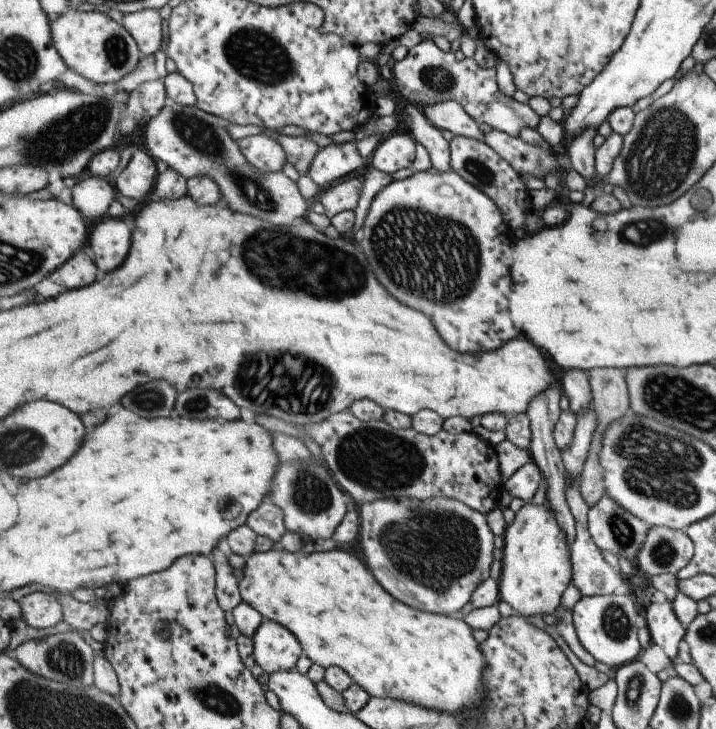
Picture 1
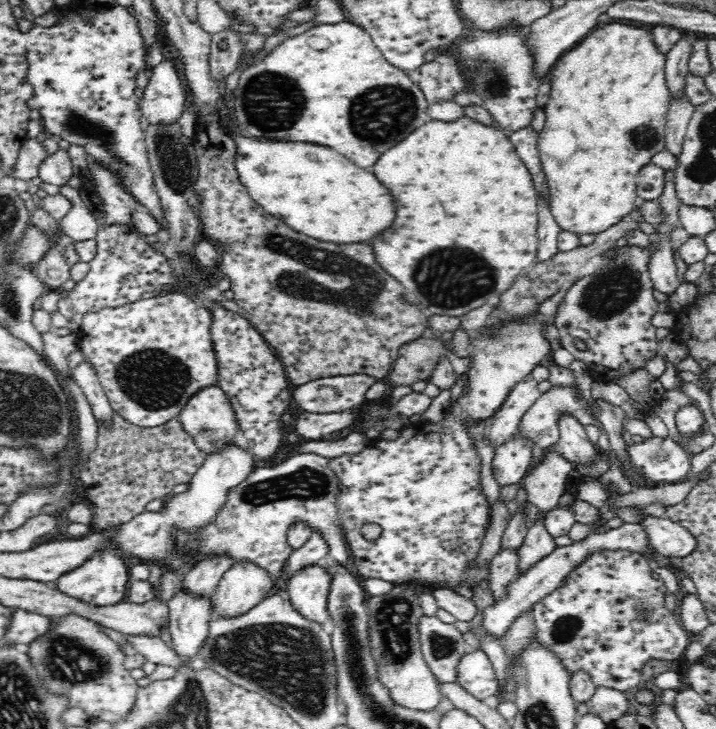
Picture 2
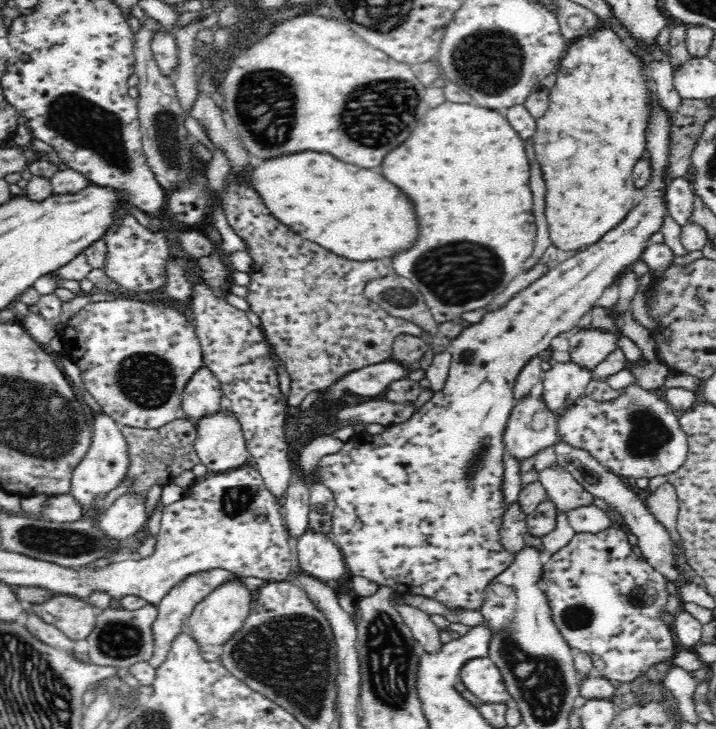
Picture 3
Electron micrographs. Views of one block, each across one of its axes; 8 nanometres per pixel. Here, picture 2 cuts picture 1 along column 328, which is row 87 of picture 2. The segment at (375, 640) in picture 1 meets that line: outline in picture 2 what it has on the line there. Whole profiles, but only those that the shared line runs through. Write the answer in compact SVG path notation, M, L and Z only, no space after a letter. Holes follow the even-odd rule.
M608 23L597 26L590 31L576 46L562 53L553 64L550 72L551 93L550 99L544 108L545 123L539 130L537 151L539 165L544 172L544 180L548 186L548 200L550 200L550 210L558 226L563 232L582 236L582 234L600 234L608 230L613 224L620 222L638 204L637 188L635 176L638 171L650 163L650 159L658 152L666 152L665 149L665 124L666 114L668 114L669 90L665 77L665 58L654 46L652 46L649 30L642 27L623 23Z

